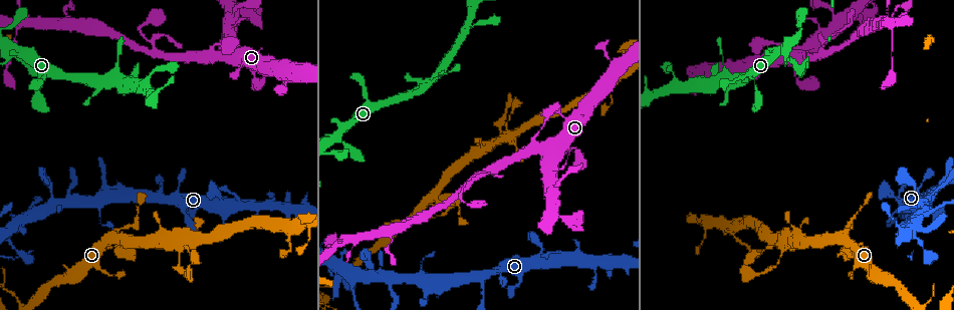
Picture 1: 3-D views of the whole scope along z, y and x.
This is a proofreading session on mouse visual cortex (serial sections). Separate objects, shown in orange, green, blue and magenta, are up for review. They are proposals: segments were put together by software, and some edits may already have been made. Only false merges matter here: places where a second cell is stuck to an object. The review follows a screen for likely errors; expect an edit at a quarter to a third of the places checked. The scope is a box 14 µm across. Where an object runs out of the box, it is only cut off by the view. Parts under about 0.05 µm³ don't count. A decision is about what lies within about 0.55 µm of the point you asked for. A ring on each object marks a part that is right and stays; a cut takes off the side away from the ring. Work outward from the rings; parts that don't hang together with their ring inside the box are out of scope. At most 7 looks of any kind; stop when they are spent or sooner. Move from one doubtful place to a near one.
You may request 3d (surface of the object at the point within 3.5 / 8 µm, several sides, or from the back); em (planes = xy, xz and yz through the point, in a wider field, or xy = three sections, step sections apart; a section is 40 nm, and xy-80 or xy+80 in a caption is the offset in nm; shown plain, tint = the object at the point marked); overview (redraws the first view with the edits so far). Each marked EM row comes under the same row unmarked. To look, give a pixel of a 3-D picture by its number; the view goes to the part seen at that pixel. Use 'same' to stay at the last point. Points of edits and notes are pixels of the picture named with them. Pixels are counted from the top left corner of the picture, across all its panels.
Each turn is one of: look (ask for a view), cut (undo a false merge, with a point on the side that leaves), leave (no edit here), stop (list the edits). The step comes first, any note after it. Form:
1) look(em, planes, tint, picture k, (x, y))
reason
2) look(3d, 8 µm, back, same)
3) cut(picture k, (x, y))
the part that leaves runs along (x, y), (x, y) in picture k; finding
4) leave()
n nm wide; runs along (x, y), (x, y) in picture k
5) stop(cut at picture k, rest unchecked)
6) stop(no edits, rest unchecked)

look(3d, 3.5 µm, picture 1, (719, 78))
thin neck

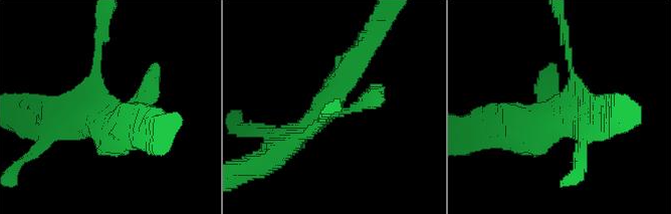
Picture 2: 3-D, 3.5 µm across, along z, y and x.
look(em, xy, step 5, tint, picture 2, (354, 109))

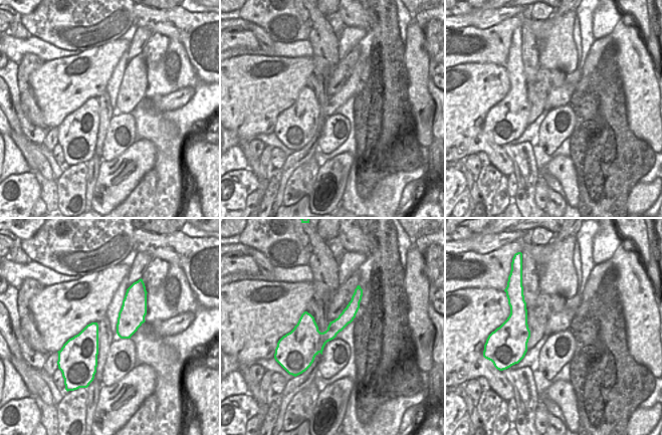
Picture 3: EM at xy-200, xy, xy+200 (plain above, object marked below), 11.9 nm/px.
leave()
all the same cell

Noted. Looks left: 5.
look(3d, 3.5 µm, picture 1, (430, 283))
four-way junction

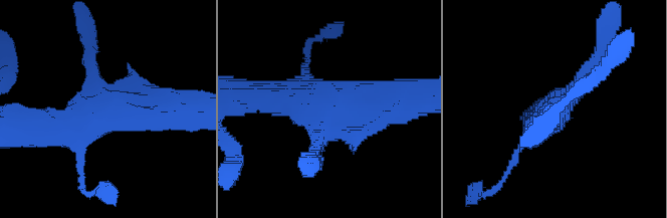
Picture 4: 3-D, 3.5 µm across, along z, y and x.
look(em, xy, step 2, tint, picture 4, (330, 112))

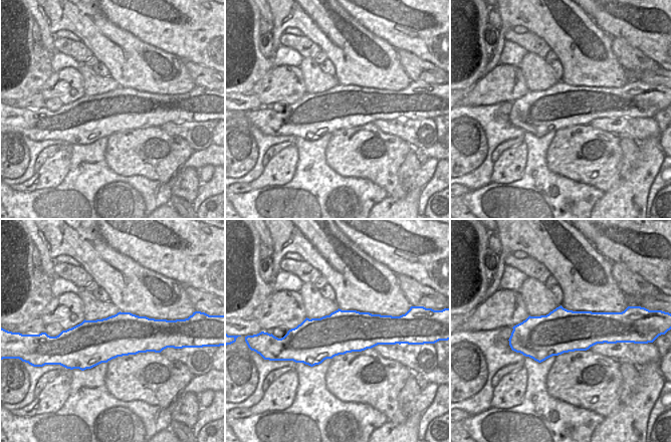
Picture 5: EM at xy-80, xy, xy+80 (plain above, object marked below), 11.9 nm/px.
leave()
4 arms; runs along (175, 107), (126, 104), (45, 127) in picture 4; one cell here

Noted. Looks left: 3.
look(3d, 3.5 µm, picture 1, (16, 297))
sudden change in width

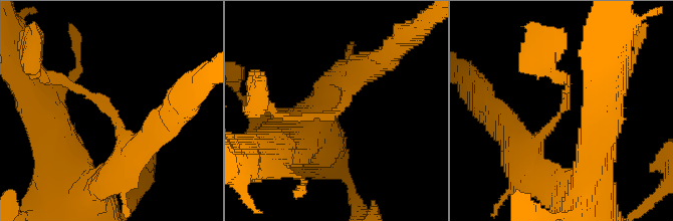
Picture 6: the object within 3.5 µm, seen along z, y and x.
look(em, xy, step 1, tint, picture 6, (337, 109))
arms of 100, 300 nm; now the EM

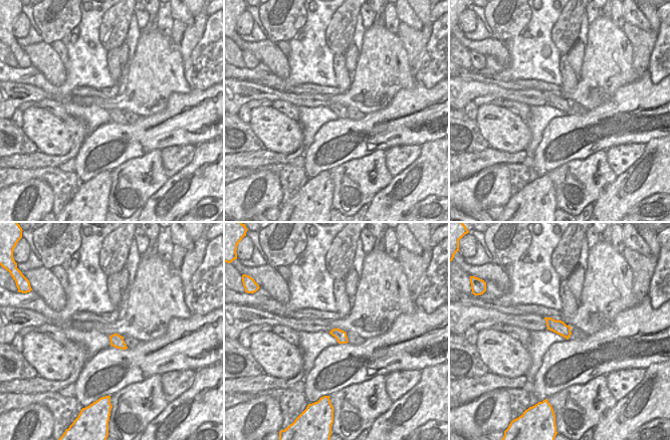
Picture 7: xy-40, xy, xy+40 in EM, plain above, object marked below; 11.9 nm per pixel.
leave()
runs along (144, 140), (57, 77) in picture 6; all the same cell

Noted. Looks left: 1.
stop(no edits, rest unchecked)

